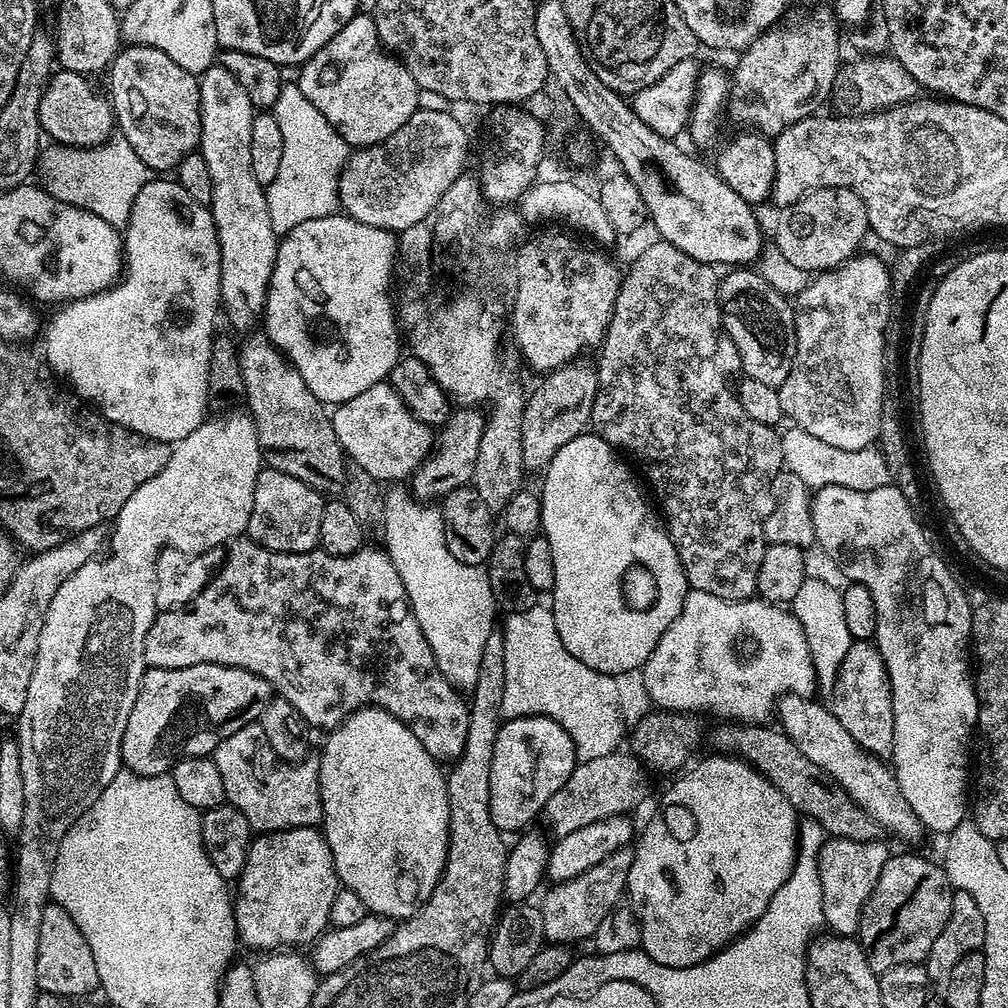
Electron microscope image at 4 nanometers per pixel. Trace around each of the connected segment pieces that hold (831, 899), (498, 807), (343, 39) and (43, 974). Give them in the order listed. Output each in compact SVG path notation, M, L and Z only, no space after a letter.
M828 838L820 848L818 870L822 882L824 922L835 935L852 938L859 933L864 904L870 898L878 882L878 874L882 874L882 866L886 866L890 855L890 849L880 843L879 839L858 842Z
M545 716L503 721L494 738L490 762L490 818L501 834L519 833L543 813L550 797L570 778L578 761L574 742L562 726Z
M368 14L352 16L322 50L304 61L299 72L302 94L318 106L326 122L356 150L390 138L422 104L422 89L414 82L410 70L386 51L376 33L376 21Z
M48 902L42 910L41 929L38 935L37 986L41 993L49 992L52 996L84 996L87 992L96 992L100 979L94 966L94 954L86 938L78 930L74 918L62 910L55 902Z

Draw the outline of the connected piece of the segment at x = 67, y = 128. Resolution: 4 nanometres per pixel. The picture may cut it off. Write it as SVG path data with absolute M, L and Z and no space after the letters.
M63 70L53 71L48 85L44 88L42 102L38 102L38 118L40 130L49 141L57 145L68 145L72 148L93 148L103 144L113 135L114 113L107 95L99 96L96 88L91 84L89 77L82 72L66 72Z

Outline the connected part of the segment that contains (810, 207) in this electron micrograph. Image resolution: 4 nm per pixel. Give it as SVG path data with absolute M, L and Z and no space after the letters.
M819 188L808 192L796 204L783 209L779 215L780 221L776 224L774 247L781 252L787 262L809 274L828 272L851 260L857 255L859 248L856 247L863 242L864 235L869 235L870 232L866 206L862 198L858 198L858 194L849 188Z

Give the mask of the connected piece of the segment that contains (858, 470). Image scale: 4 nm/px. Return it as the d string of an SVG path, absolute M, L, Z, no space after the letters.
M795 426L789 427L788 433L780 436L780 445L784 455L784 468L798 474L802 482L810 490L826 486L849 487L850 490L868 491L889 483L888 463L879 447L873 446L862 450L838 450L838 446L830 446L830 442L822 442L822 438L814 438L814 434L806 434L806 430Z

